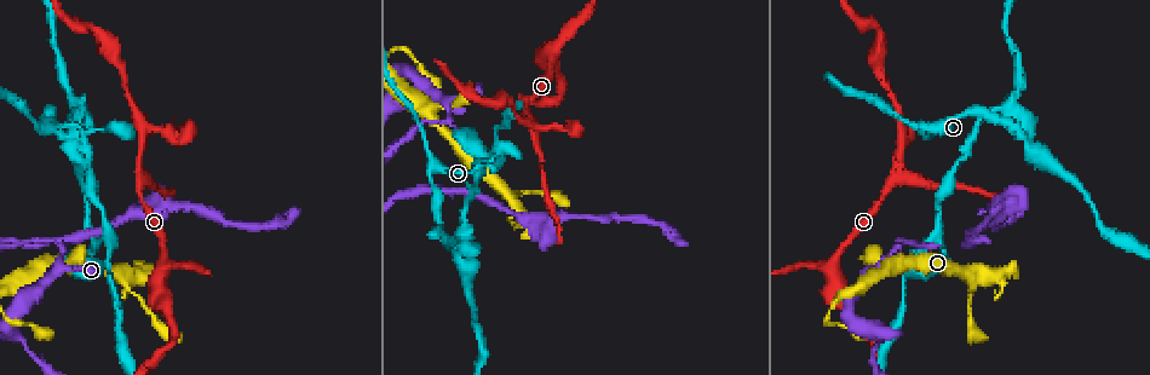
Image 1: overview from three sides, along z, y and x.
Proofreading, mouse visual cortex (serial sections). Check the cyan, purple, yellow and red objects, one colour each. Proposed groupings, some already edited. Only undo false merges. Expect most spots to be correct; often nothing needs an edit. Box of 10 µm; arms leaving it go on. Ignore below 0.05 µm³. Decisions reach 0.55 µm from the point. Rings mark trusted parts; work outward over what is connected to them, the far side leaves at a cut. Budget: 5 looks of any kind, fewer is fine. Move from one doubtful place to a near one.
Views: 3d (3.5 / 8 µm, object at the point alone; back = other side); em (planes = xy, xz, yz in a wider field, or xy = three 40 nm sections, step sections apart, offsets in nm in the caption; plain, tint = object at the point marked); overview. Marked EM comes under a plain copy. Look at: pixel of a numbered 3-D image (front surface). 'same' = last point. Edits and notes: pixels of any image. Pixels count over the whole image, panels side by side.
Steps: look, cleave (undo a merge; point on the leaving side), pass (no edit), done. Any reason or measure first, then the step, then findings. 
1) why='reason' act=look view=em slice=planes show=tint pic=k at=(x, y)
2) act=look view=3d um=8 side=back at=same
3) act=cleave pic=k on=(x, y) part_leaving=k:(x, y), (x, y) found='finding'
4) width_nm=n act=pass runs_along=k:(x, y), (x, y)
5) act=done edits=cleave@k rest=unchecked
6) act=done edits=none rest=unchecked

why='three-way junction' act=look view=3d um=3.5 pic=1 at=(893, 178)

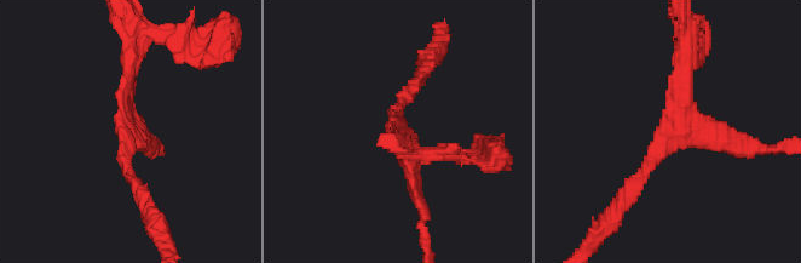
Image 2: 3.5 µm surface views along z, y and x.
act=look view=em slice=planes show=tint pic=2 at=(124, 136)

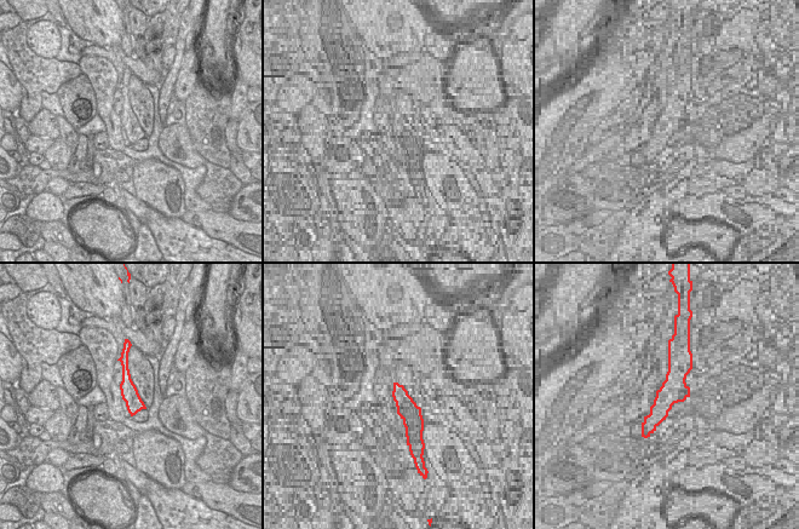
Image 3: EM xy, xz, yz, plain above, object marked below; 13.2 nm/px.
act=pass found='all the same cell'

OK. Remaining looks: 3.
act=look view=3d um=3.5 pic=1 at=(1025, 136)

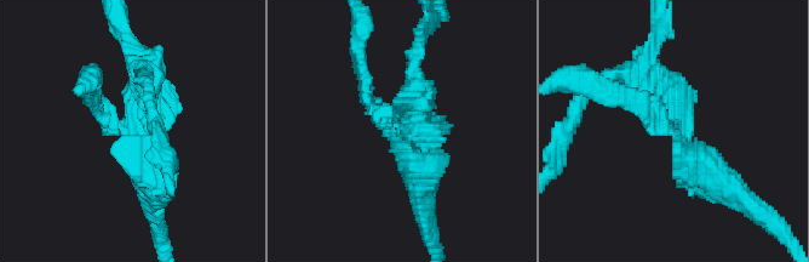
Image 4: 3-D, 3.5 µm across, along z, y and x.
why='now the EM' act=look view=em slice=xy step=1 show=tint pic=4 at=(125, 129)

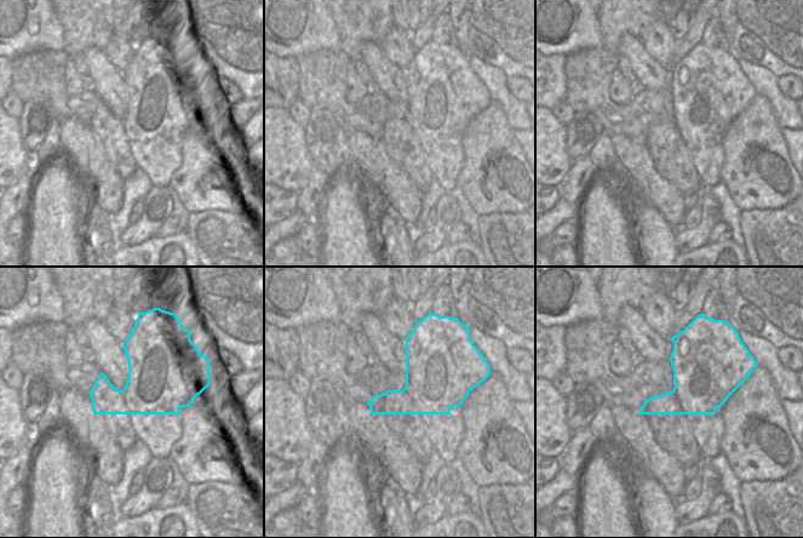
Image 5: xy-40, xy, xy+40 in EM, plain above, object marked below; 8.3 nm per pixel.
arm_widths_nm=200,350,350 act=cleave pic=4 on=(434, 120) found='a second cell is stuck on'

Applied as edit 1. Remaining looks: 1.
act=done edits=cleave@4 rest=unchecked

